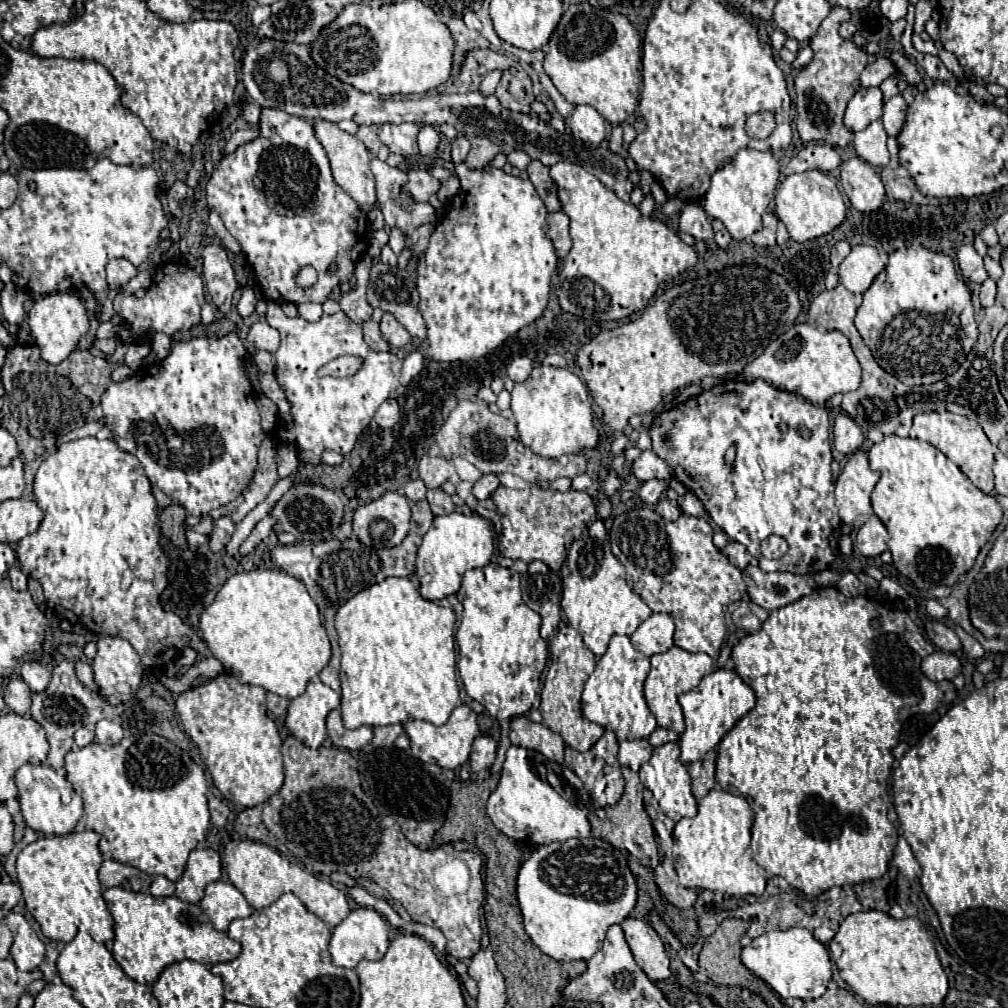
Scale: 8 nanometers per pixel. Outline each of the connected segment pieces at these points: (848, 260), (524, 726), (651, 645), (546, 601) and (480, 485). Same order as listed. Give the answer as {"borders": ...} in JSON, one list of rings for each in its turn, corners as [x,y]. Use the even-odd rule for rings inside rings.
{"borders":[[[[854,246],[852,252],[838,266],[840,282],[854,294],[862,294],[870,288],[872,280],[884,270],[880,254],[872,246]]],[[[518,716],[512,720],[512,730],[518,736],[518,746],[538,750],[542,752],[548,760],[560,762],[564,760],[564,740],[560,734],[548,730],[542,724],[536,724],[528,720],[526,716]]],[[[652,614],[640,628],[630,636],[632,646],[646,656],[654,656],[672,648],[674,620],[668,614]]],[[[544,562],[528,564],[528,572],[522,576],[522,600],[534,612],[540,614],[540,634],[548,640],[560,624],[560,594],[562,584],[556,572]]],[[[484,474],[472,488],[472,494],[478,498],[478,500],[486,500],[490,498],[490,494],[500,486],[498,482],[498,476],[496,474]]]]}

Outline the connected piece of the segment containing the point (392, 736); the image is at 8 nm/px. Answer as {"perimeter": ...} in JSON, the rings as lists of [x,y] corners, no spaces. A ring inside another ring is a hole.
{"perimeter":[[[392,724],[392,726],[376,726],[374,728],[374,738],[372,738],[372,746],[376,748],[386,748],[392,746],[392,742],[404,732],[402,724]]]}

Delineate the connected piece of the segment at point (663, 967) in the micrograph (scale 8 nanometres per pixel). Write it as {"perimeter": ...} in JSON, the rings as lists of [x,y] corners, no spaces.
{"perimeter":[[[624,918],[622,920],[622,930],[626,936],[626,942],[632,950],[632,956],[636,964],[646,972],[646,976],[656,982],[656,980],[666,980],[670,978],[670,960],[664,952],[664,944],[654,932],[652,926],[648,926],[644,920],[636,918]]]}

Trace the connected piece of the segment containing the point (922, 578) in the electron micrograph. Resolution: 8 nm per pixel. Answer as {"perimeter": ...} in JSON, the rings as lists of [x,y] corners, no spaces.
{"perimeter":[[[890,434],[870,448],[868,460],[870,468],[880,472],[871,505],[890,534],[888,548],[894,566],[920,590],[940,584],[954,586],[958,576],[974,566],[980,548],[1000,524],[998,500],[976,488],[954,462],[928,442]]]}

